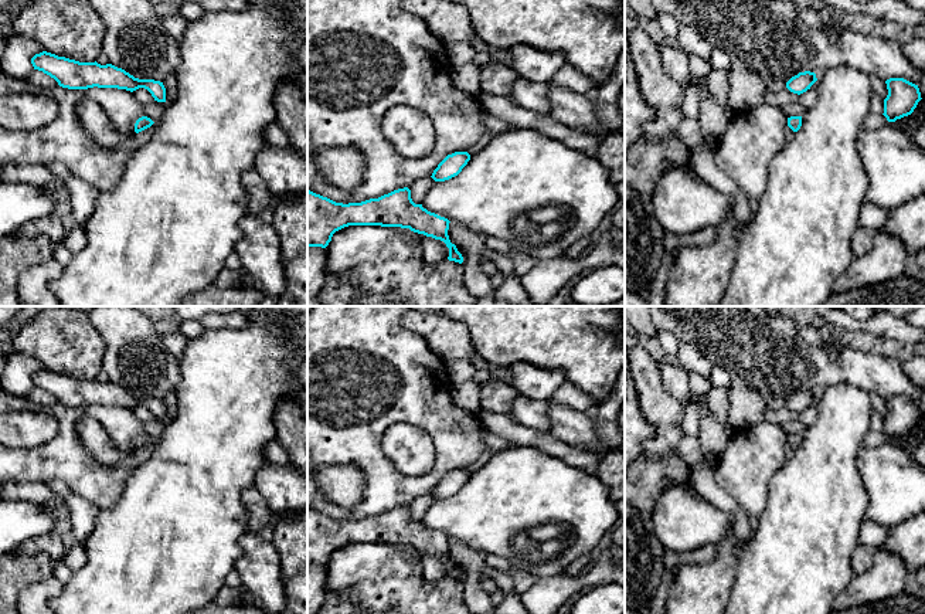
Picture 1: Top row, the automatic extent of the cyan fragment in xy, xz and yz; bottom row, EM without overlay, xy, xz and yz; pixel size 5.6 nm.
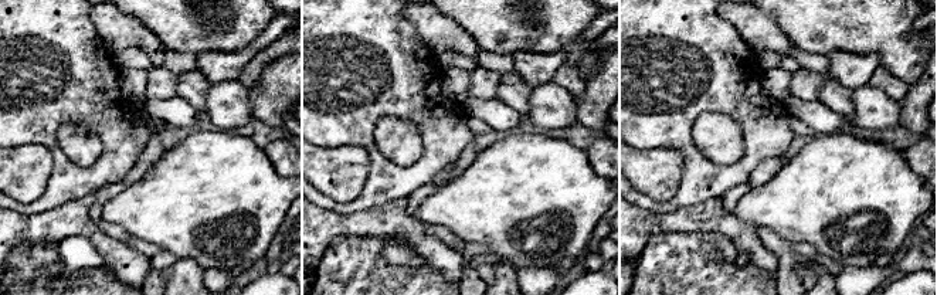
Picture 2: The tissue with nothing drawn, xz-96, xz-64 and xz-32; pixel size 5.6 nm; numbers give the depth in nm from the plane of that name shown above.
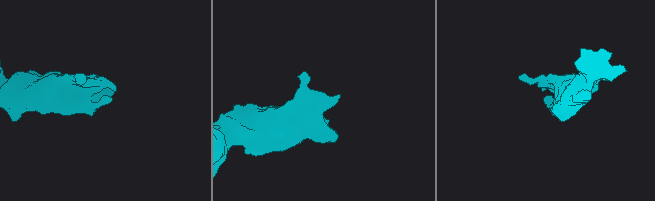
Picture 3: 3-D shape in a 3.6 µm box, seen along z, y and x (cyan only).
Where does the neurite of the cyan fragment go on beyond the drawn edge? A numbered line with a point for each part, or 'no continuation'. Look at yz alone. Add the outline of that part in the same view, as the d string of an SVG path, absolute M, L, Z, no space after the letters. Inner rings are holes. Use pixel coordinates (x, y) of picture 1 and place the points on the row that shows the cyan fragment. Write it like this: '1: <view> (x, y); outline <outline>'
no continuation

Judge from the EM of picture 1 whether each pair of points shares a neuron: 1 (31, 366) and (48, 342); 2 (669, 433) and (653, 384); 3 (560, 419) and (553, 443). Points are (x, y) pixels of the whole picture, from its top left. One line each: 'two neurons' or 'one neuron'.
1: two neurons
2: one neuron
3: two neurons

